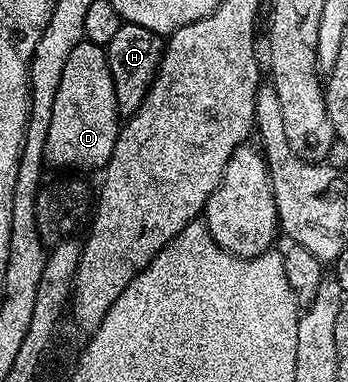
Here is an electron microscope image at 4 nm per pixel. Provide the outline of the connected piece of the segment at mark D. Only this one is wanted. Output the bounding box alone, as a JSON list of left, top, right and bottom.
[44,39,120,171]

